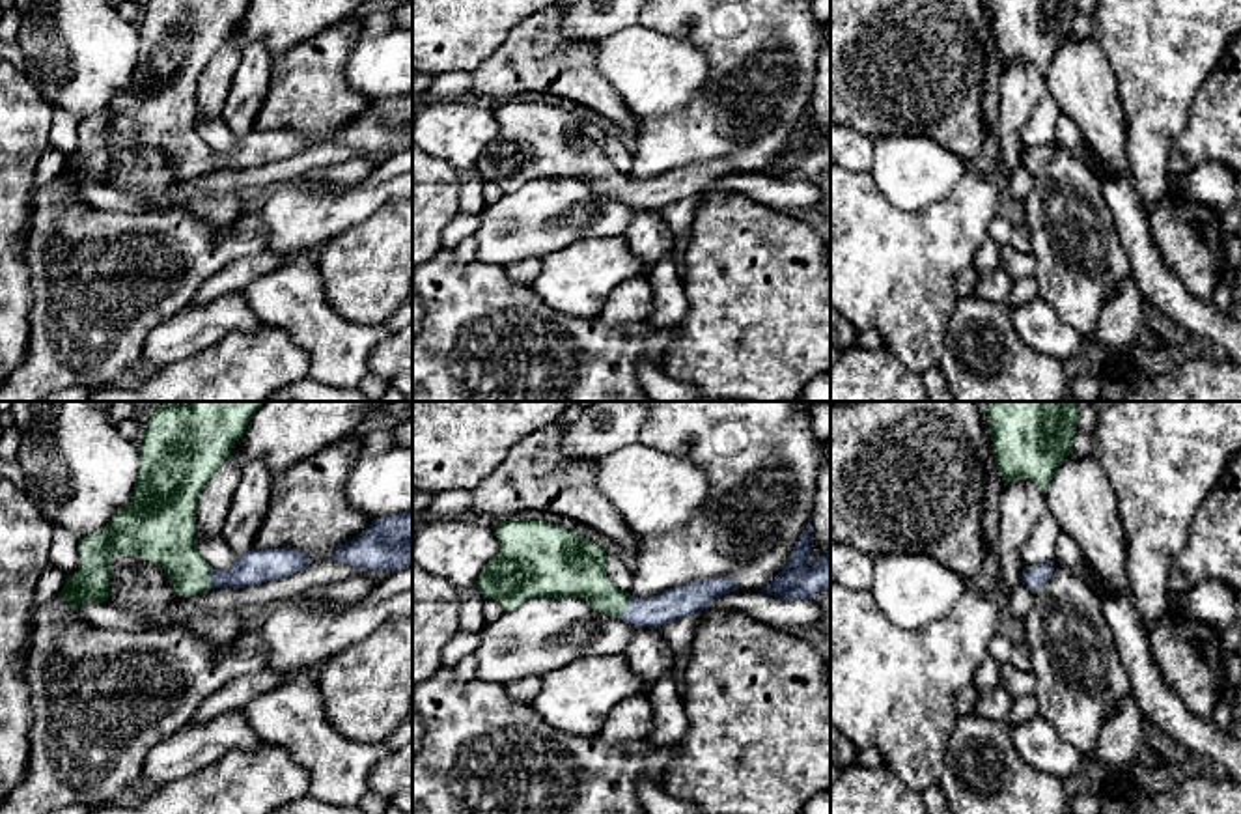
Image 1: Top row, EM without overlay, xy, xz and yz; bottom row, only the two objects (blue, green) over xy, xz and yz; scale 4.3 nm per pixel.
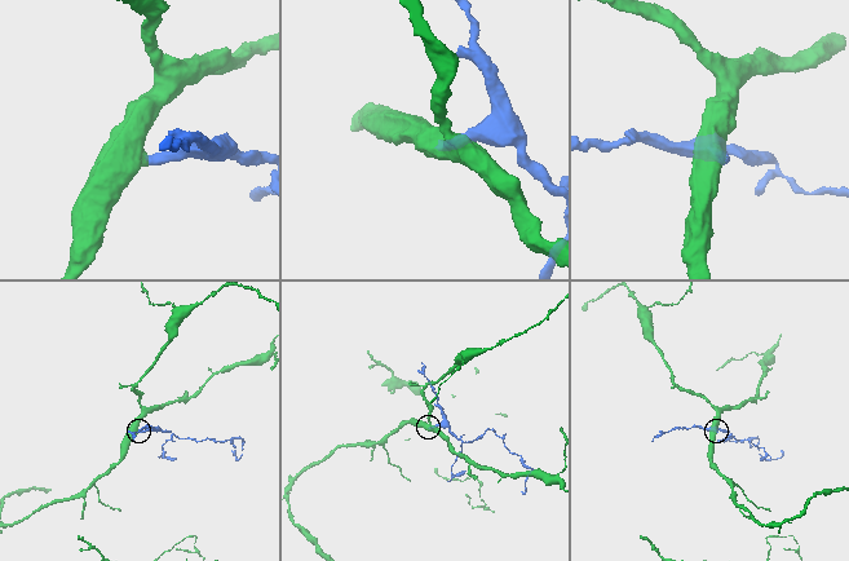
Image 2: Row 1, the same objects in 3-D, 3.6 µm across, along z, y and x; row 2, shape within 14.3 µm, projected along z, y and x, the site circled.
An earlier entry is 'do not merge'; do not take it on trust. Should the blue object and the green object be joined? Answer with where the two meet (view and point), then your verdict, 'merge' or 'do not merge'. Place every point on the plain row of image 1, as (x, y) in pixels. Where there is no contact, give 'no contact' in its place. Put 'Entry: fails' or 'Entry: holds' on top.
Entry: fails
xz (627, 187) | merge

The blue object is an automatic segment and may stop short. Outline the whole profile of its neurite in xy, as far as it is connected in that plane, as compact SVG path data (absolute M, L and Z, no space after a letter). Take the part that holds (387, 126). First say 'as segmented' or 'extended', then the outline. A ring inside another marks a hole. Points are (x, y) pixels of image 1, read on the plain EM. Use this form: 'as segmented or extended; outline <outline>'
as segmented; outline M412 93L373 101L362 116L336 129L327 142L345 144L366 155L412 147Z

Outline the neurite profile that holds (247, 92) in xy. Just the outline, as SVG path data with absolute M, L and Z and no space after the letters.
M261 39L241 52L241 63L220 114L235 136L254 131L256 116L271 86L272 60Z

